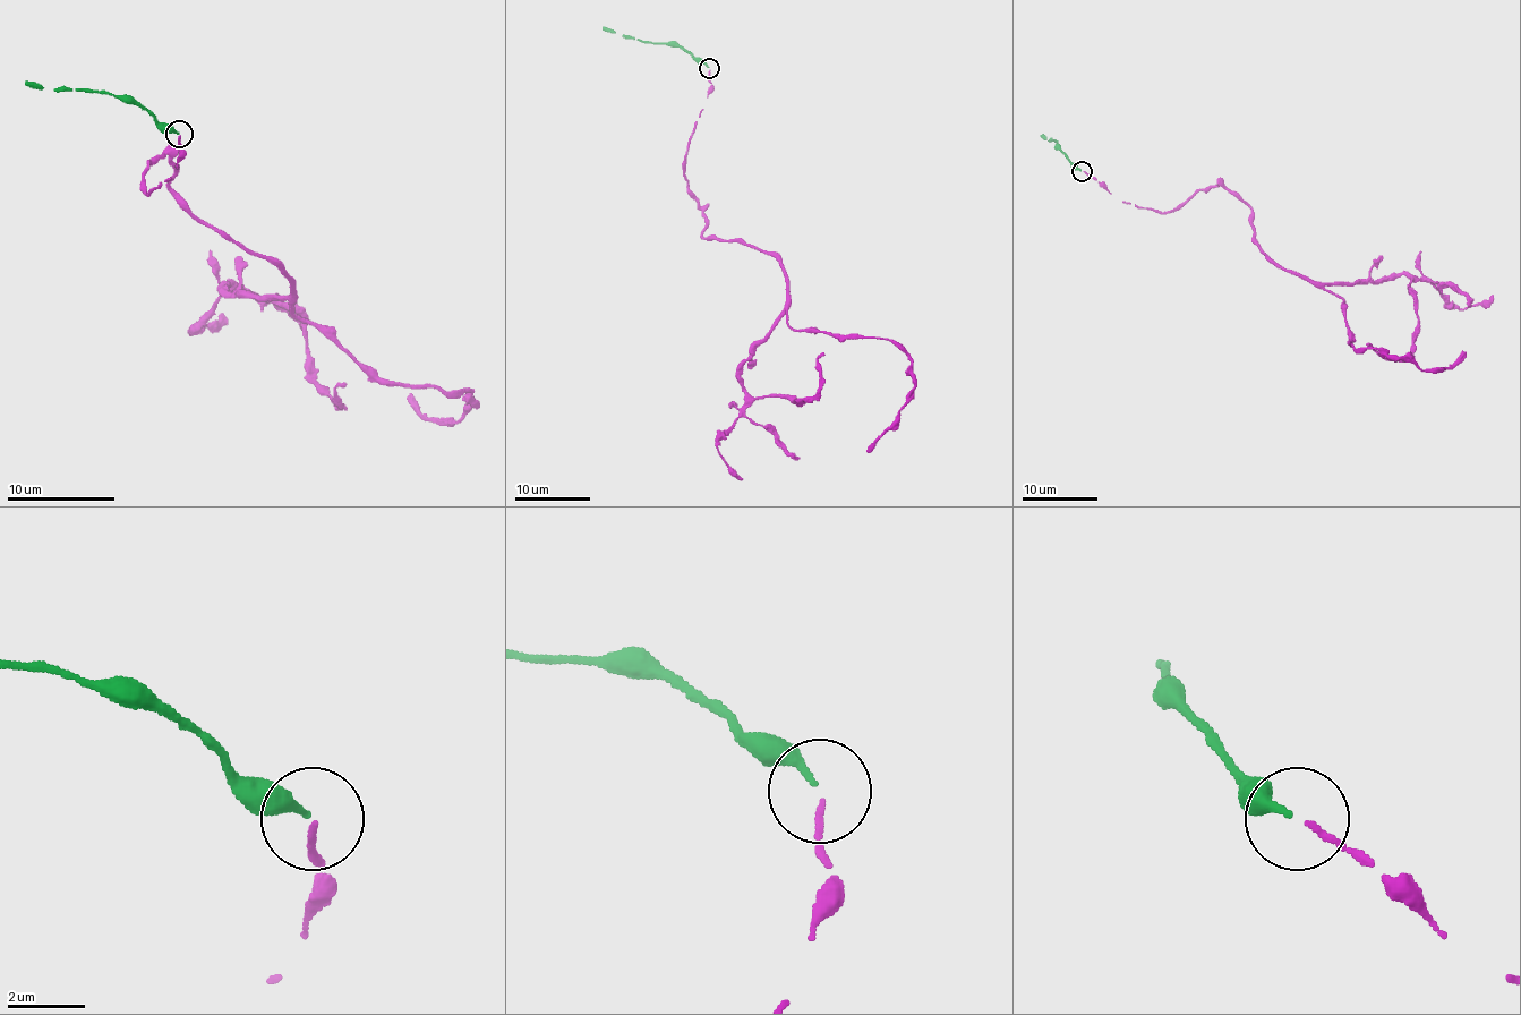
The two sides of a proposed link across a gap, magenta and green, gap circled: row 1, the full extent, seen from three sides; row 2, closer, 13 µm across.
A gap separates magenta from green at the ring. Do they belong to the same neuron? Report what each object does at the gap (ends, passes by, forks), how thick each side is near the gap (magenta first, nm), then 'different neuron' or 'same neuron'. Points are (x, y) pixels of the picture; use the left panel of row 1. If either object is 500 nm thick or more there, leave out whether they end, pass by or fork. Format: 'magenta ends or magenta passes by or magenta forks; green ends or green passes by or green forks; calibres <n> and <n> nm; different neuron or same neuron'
magenta ends; green ends; calibres 140 and 200 nm; same neuron

